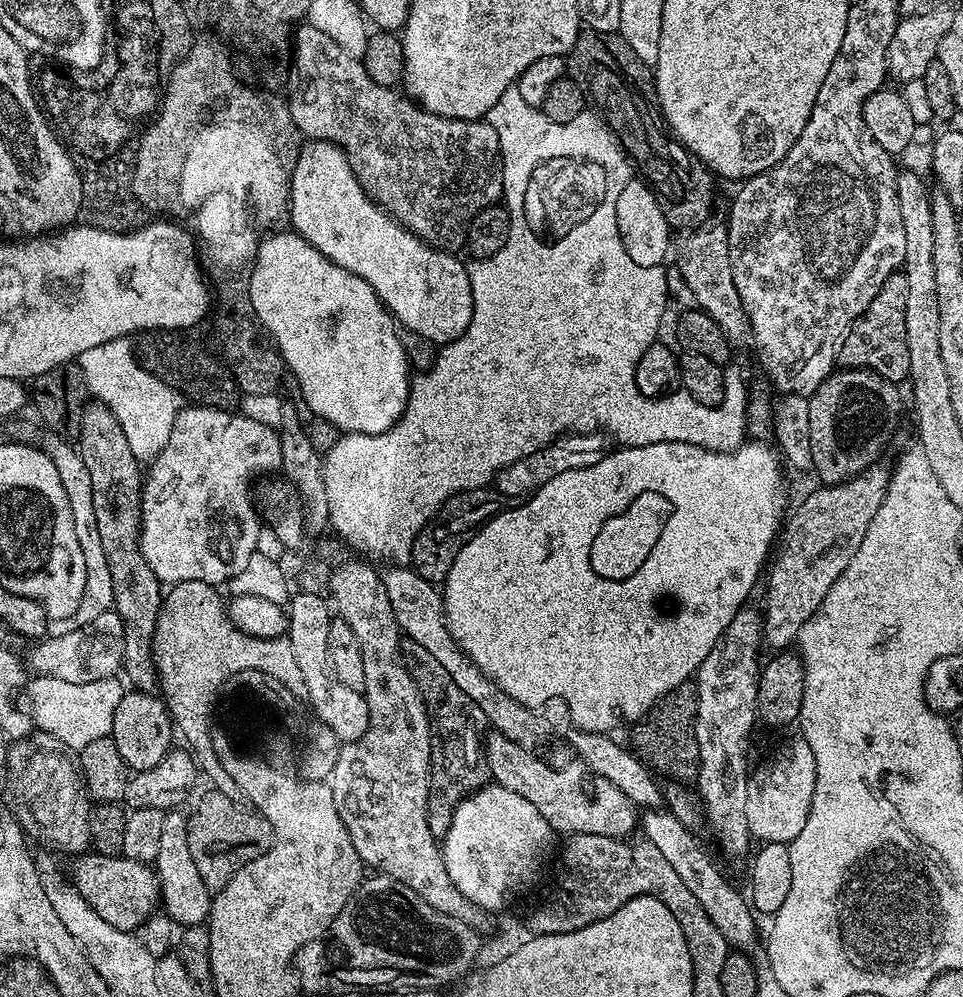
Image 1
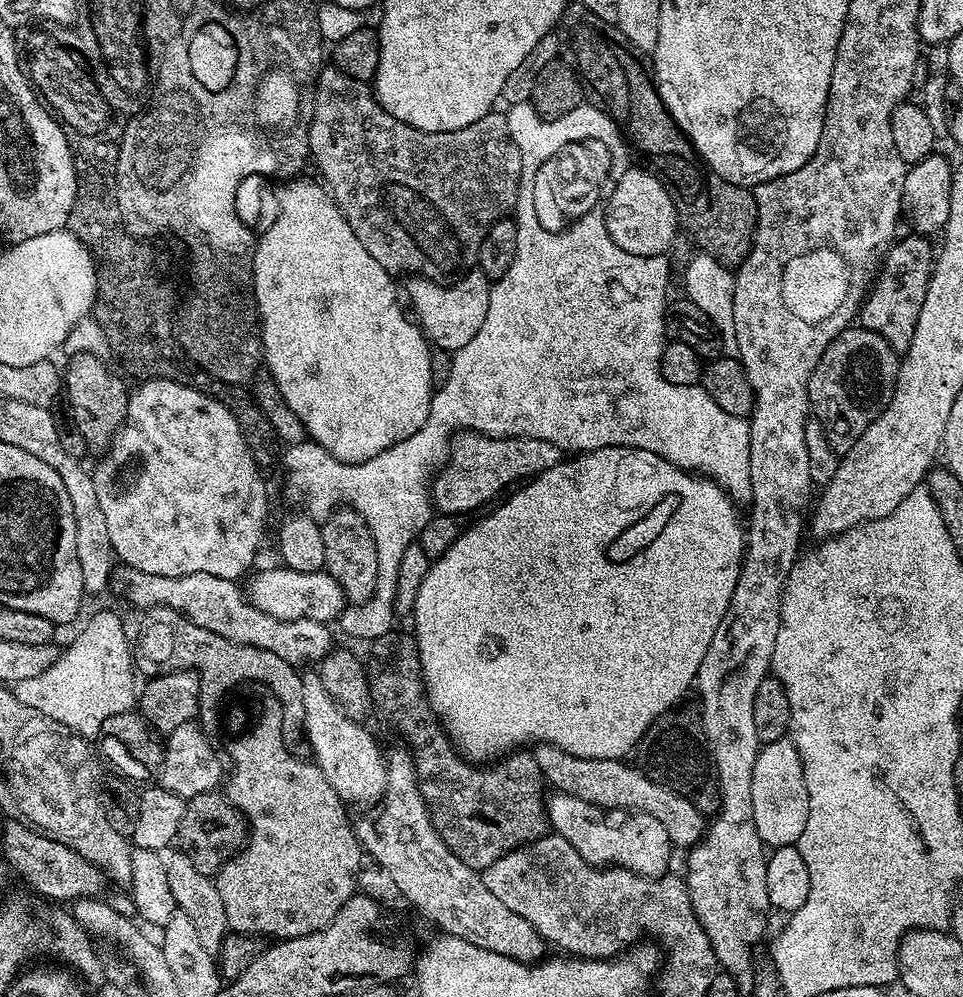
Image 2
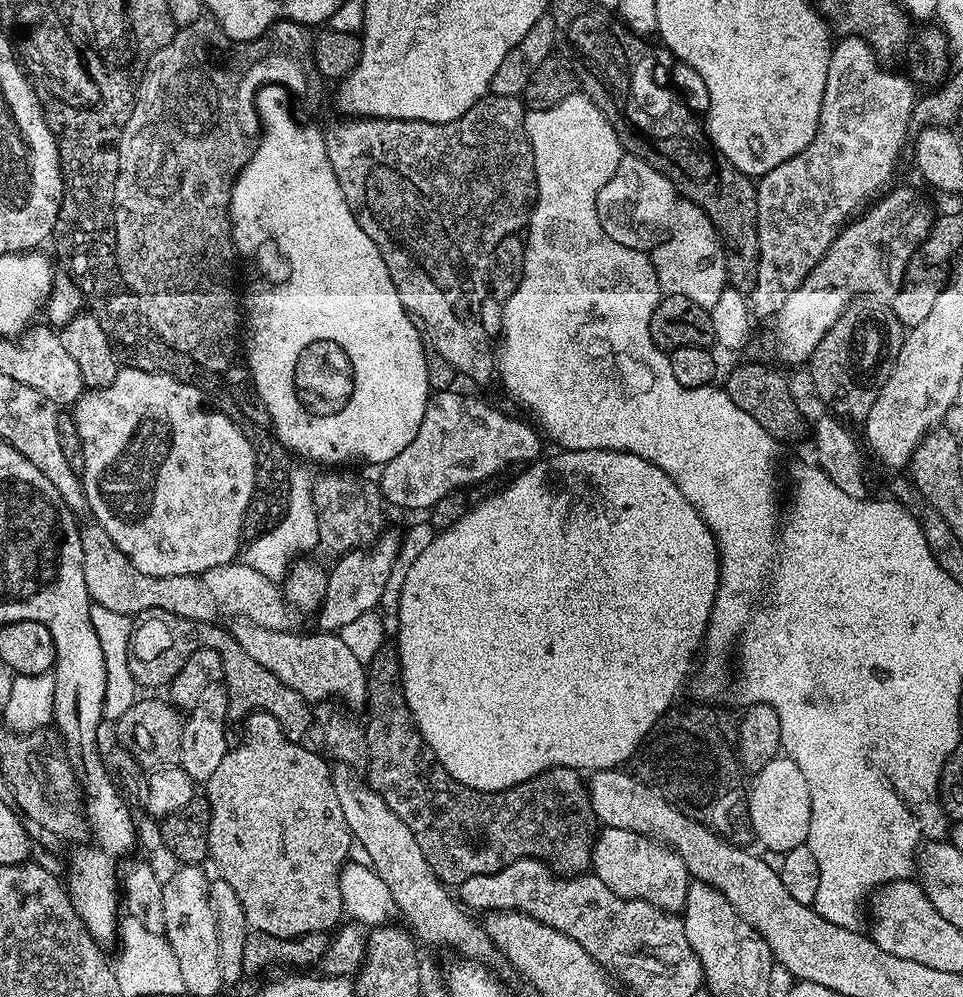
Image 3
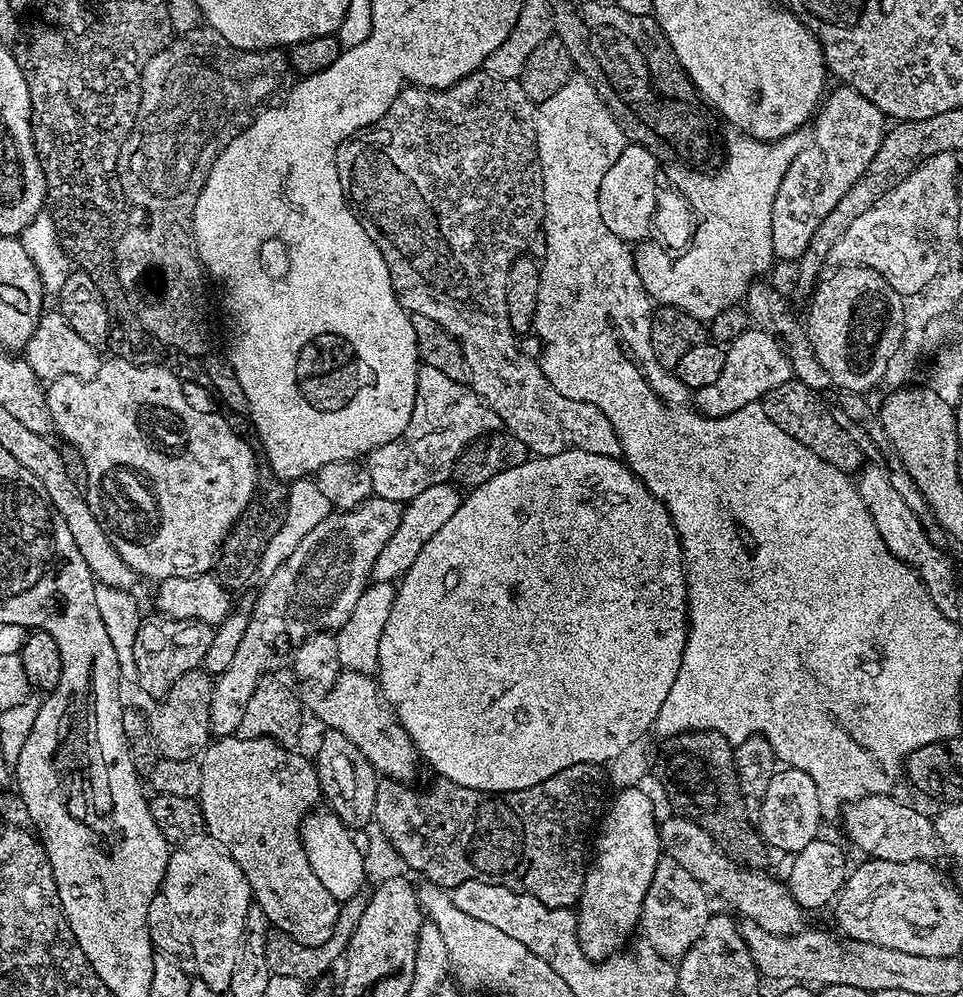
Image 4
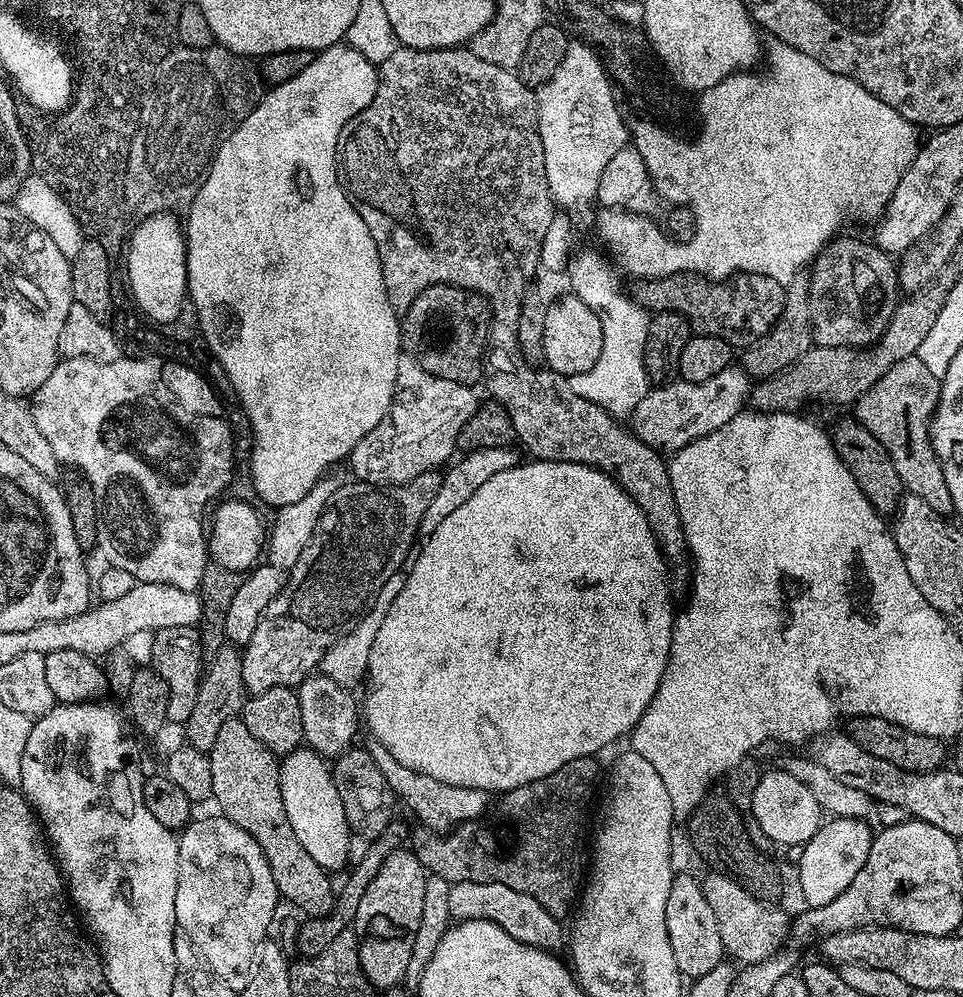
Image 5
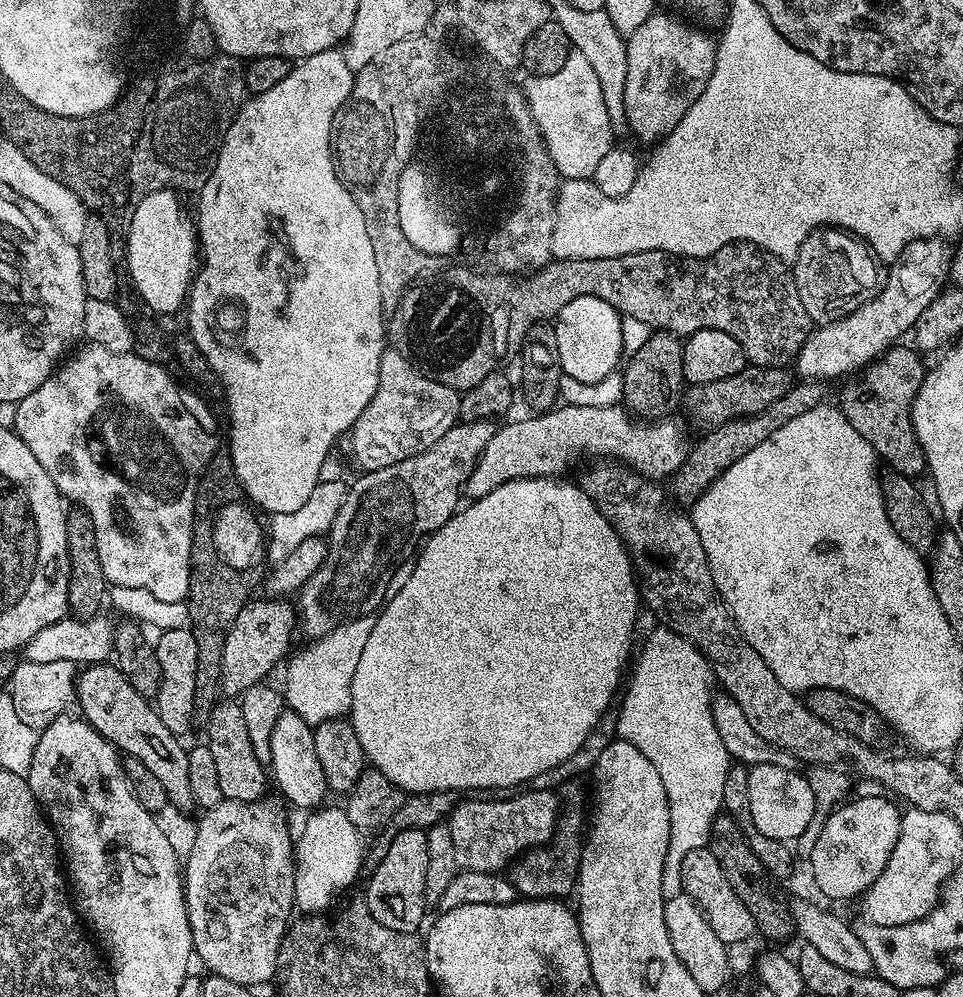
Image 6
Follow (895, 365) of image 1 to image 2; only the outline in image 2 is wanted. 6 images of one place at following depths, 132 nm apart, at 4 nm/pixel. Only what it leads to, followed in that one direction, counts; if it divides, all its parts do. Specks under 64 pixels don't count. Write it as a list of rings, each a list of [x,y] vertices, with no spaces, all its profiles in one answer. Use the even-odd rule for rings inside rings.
[[[919,234],[907,235],[904,237],[901,235],[883,253],[882,263],[878,268],[878,275],[875,277],[870,291],[865,295],[864,303],[858,313],[859,323],[871,332],[876,332],[882,338],[886,338],[886,342],[898,354],[903,354],[910,346],[912,339],[914,339],[914,326],[918,322],[918,314],[922,310],[922,302],[926,298],[928,278],[932,274],[932,265],[934,263],[934,248],[928,245],[931,244],[929,237]]]

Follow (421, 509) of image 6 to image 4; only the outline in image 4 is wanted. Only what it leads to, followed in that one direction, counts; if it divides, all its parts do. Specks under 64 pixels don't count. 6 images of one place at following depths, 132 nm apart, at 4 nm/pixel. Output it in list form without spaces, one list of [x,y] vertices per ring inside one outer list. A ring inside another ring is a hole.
[[[375,494],[363,500],[356,508],[329,511],[322,518],[322,522],[318,522],[318,526],[314,526],[314,530],[310,530],[310,534],[306,534],[302,542],[298,542],[298,550],[294,550],[294,554],[290,554],[290,558],[286,558],[286,562],[278,566],[274,574],[266,577],[256,605],[250,608],[246,634],[242,634],[242,642],[238,646],[238,654],[234,654],[234,662],[230,662],[224,673],[214,680],[210,702],[213,737],[230,736],[239,729],[236,727],[249,711],[256,685],[262,678],[275,673],[272,672],[275,668],[291,661],[294,646],[299,646],[307,636],[316,632],[335,633],[348,621],[350,614],[354,614],[354,606],[358,606],[358,602],[365,599],[374,562],[378,554],[382,554],[382,546],[390,542],[390,534],[398,530],[398,522],[403,513],[401,501],[387,500]]]

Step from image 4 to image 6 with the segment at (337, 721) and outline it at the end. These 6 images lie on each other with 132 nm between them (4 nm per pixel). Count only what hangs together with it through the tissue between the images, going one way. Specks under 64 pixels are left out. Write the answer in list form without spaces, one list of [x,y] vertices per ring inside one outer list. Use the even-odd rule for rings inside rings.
[[[524,790],[520,796],[506,801],[461,799],[446,820],[450,838],[454,838],[457,865],[469,872],[499,873],[507,869],[521,854],[553,839],[561,812],[562,804],[555,791]]]

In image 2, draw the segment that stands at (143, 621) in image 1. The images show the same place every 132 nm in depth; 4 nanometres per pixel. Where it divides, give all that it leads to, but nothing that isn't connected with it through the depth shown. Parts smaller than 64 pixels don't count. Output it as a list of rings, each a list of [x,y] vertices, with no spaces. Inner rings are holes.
[[[78,353],[67,357],[68,369],[62,372],[62,388],[68,392],[68,412],[72,424],[82,433],[89,453],[103,454],[108,451],[112,439],[128,417],[127,388],[110,369],[104,365],[105,361],[90,353]]]

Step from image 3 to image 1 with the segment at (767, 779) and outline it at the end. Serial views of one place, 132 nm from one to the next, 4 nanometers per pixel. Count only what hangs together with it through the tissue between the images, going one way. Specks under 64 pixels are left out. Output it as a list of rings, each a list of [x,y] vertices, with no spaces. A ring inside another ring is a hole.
[[[795,738],[784,744],[765,764],[755,765],[748,778],[746,790],[746,822],[757,841],[765,844],[791,844],[798,834],[802,834],[802,826],[806,826],[806,818],[810,818],[810,806],[814,802],[814,782],[816,781],[816,763],[814,750],[810,750],[810,742],[803,738]]]

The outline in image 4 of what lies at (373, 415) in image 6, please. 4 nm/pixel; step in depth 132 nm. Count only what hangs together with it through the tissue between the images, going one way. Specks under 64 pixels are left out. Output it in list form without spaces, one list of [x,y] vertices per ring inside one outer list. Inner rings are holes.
[[[421,363],[416,369],[414,414],[410,414],[406,430],[366,457],[372,491],[387,500],[413,500],[422,494],[422,490],[445,483],[453,475],[456,459],[467,444],[479,436],[487,436],[489,432],[499,432],[501,428],[498,414],[494,414],[494,410],[490,410],[490,406],[467,383],[446,378],[442,370]]]

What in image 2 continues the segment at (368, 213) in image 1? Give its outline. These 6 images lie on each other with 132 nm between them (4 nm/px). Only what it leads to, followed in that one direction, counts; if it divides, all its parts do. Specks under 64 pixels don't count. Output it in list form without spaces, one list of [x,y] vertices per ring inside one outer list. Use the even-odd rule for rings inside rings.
[[[479,268],[469,269],[447,284],[423,276],[412,276],[407,280],[409,282],[406,292],[418,316],[417,323],[435,347],[454,354],[478,334],[479,327],[486,320],[486,311],[490,304],[489,290],[492,285],[491,279],[483,271]]]

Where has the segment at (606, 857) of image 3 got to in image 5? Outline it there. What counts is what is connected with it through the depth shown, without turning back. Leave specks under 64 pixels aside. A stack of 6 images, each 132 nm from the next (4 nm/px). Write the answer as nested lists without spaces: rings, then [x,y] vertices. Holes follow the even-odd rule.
[[[673,875],[672,889],[666,898],[665,930],[681,977],[695,978],[710,974],[710,970],[714,970],[714,966],[725,959],[722,938],[718,934],[718,922],[714,918],[714,910],[710,910],[710,902],[706,902],[706,894],[699,879]]]

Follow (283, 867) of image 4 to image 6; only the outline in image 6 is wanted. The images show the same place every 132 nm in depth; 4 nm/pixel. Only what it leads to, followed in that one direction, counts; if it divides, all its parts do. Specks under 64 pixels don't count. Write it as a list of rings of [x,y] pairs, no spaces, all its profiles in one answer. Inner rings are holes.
[[[232,698],[225,699],[213,707],[208,720],[206,731],[208,737],[206,743],[210,754],[214,754],[214,763],[218,769],[218,786],[222,786],[222,794],[225,800],[237,800],[238,802],[250,802],[259,800],[270,788],[270,776],[266,771],[266,765],[258,762],[254,754],[254,746],[250,746],[250,720],[244,717],[242,709],[236,705]]]

